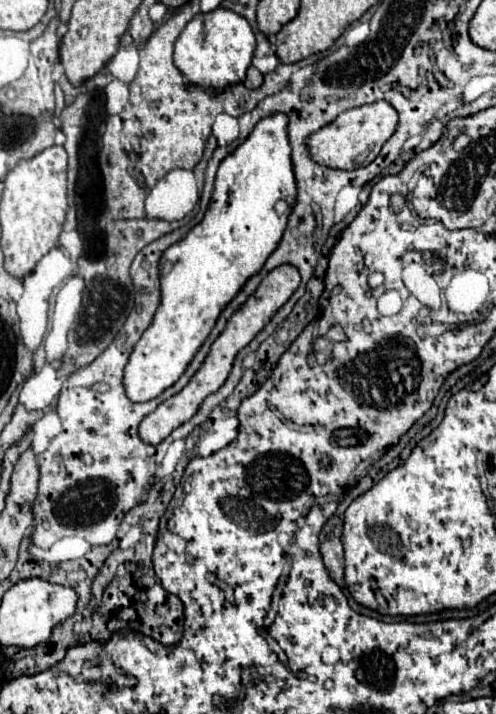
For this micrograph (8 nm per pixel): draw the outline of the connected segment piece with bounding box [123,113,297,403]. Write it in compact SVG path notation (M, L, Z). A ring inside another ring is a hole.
M275 113L263 117L249 133L249 137L221 161L215 177L215 189L203 221L197 223L179 243L167 247L161 255L161 305L157 307L147 331L135 343L123 371L125 393L133 403L143 403L161 395L183 375L193 355L213 329L213 323L223 311L223 305L235 297L245 281L263 267L263 261L267 261L267 257L275 251L275 245L279 245L279 237L283 237L283 229L287 225L288 212L277 213L275 203L281 197L289 196L289 193L297 193L297 185L291 169L287 117L283 117L283 113Z

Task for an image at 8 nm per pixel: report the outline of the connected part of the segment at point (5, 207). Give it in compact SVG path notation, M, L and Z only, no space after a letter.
M47 147L31 159L21 159L5 177L1 201L1 249L5 253L5 267L11 275L29 275L37 261L59 245L59 235L67 213L67 170L69 153L63 147Z

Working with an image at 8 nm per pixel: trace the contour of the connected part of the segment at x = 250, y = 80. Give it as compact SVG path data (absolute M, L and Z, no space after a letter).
M251 65L251 67L247 69L247 75L245 75L243 85L247 85L249 89L257 89L261 83L263 83L263 75L261 75L261 71L259 71L257 67Z

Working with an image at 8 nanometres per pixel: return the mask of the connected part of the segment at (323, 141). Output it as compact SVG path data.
M375 101L369 105L343 111L329 125L309 135L305 139L305 145L311 153L311 159L319 165L327 165L333 169L357 169L369 165L379 155L383 143L395 133L395 129L397 129L395 109L391 109L387 101Z

